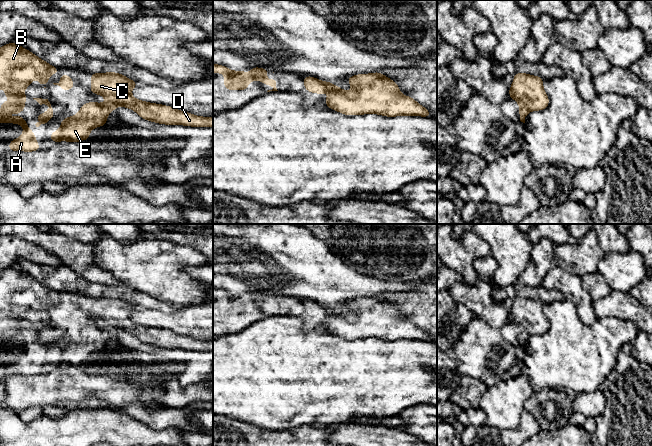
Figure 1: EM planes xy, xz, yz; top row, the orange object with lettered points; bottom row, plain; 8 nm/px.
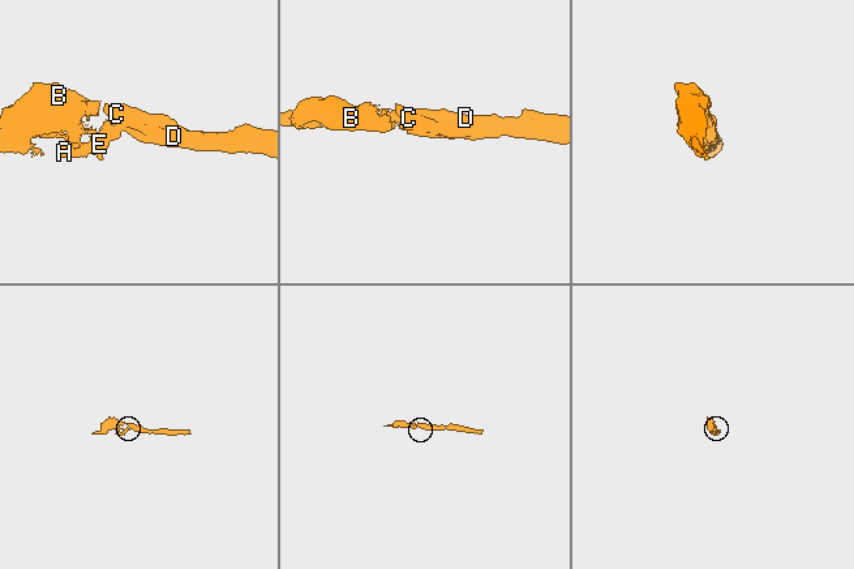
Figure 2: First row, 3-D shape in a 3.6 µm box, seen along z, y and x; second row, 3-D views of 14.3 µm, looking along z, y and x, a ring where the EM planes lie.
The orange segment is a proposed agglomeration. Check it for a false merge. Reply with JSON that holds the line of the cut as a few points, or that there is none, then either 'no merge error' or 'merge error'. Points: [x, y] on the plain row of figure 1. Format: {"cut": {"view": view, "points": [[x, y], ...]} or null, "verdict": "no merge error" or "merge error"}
{"cut": null, "verdict": "no merge error"}

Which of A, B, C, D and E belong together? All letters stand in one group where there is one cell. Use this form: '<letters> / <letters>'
A B C D E

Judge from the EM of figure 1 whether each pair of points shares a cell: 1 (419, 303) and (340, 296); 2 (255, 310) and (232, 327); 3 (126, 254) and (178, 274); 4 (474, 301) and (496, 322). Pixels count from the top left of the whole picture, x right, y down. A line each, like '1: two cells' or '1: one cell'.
1: two cells
2: one cell
3: one cell
4: one cell

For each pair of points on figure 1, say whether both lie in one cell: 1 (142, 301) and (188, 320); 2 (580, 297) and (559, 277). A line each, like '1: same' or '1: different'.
1: different
2: same

